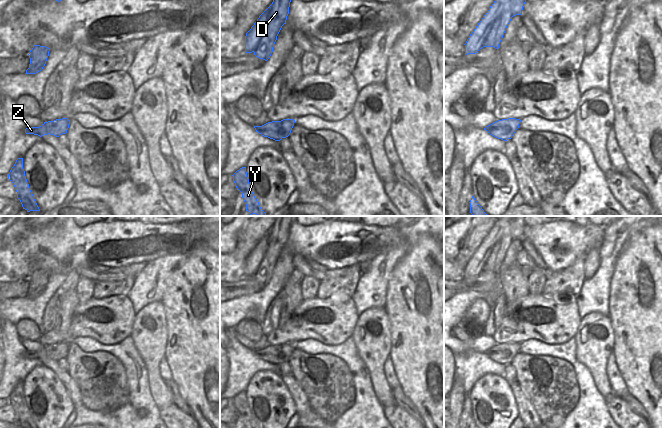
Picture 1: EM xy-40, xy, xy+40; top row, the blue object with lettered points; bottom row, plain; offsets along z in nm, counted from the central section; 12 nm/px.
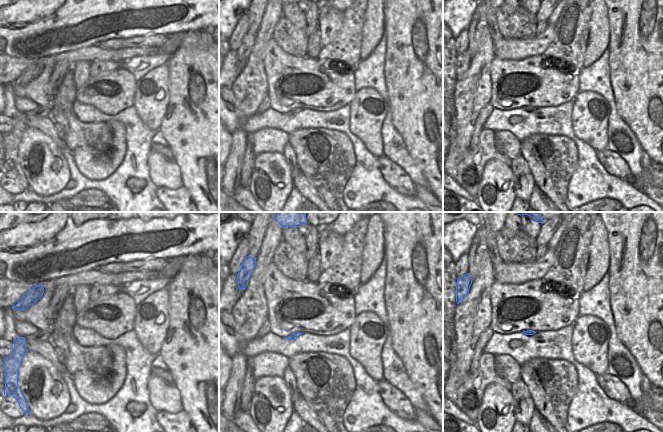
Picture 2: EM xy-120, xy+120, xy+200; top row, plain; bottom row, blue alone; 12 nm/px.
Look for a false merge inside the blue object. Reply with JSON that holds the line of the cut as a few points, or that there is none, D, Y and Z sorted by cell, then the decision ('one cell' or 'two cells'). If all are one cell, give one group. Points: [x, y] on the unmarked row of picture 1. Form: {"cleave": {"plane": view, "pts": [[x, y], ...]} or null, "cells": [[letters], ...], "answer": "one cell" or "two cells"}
{"cleave": {"plane": "xy", "pts": [[272, 269], [267, 267], [258, 270], [253, 275]]}, "cells": [["D"], ["Y", "Z"]], "answer": "two cells"}

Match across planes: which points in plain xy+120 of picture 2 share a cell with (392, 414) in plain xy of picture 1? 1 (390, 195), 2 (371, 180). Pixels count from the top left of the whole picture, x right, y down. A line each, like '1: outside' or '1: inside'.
1: outside
2: outside

